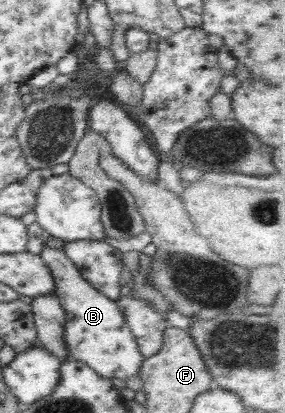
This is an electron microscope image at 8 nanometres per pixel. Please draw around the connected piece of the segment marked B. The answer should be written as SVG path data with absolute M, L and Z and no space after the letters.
M43 245L40 257L54 278L55 297L67 313L63 340L69 351L69 359L86 363L98 375L109 380L116 377L125 381L130 377L139 376L146 357L140 353L119 305L90 286L64 250Z

